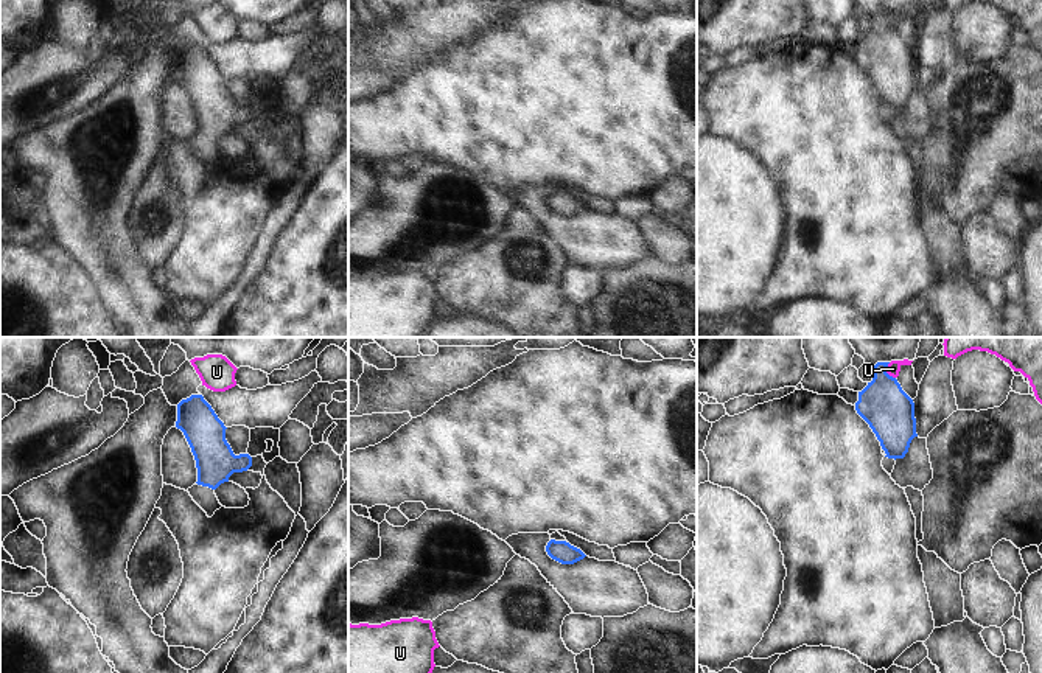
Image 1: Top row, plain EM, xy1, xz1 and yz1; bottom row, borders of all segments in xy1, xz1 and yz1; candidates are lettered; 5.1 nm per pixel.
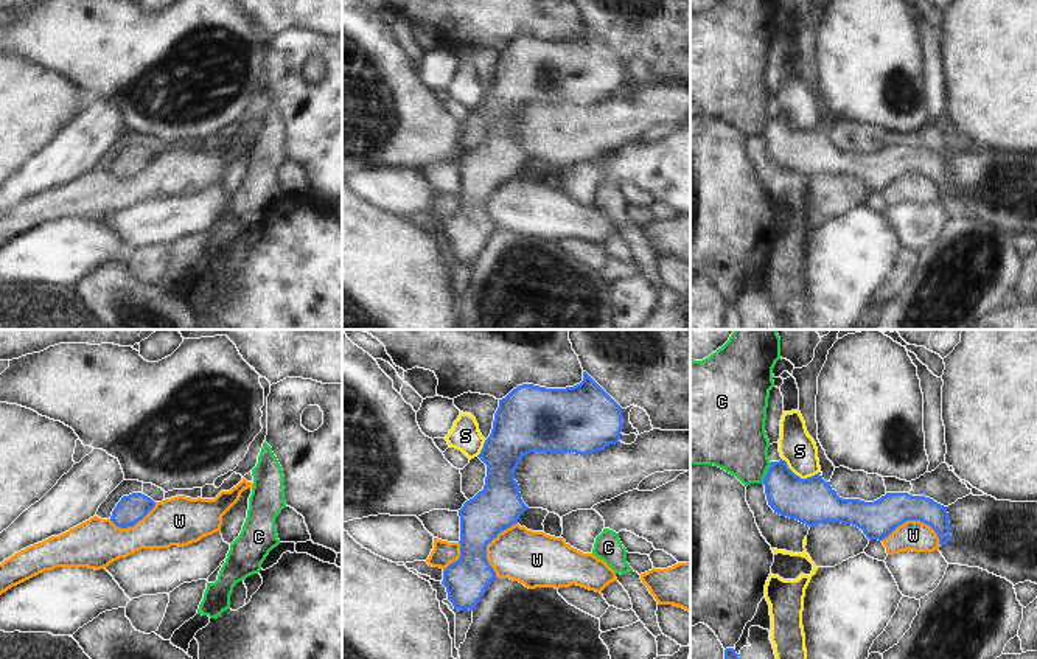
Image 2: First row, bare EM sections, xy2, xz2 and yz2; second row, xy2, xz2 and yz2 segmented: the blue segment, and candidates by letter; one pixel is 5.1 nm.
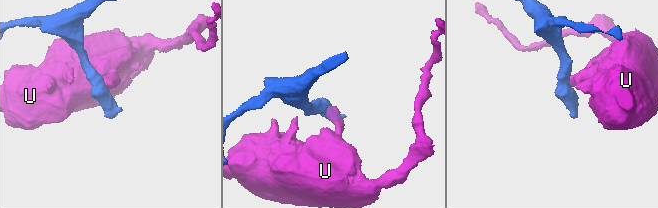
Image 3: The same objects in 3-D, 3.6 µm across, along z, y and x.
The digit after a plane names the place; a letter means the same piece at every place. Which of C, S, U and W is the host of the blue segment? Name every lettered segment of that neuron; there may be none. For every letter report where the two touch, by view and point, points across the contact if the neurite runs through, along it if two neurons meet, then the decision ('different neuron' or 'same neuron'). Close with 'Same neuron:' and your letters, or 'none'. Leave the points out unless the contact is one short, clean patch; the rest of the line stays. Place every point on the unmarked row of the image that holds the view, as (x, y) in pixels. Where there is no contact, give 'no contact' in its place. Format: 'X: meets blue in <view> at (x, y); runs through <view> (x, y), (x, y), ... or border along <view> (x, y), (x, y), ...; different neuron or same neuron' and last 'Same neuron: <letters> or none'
C: meets blue in yz2 at (767, 125); different neuron
S: meets blue in yz2 at (798, 128); border along yz2 (781, 111), (801, 129), (810, 129), (818, 125); different neuron
U: meets blue in yz1 at (885, 24); border along yz1 (888, 14), (887, 24), (895, 30); different neuron
W: meets blue in yz2 at (916, 171); border along yz2 (882, 193), (904, 174), (922, 173), (935, 184), (941, 198); different neuron
Same neuron: none

